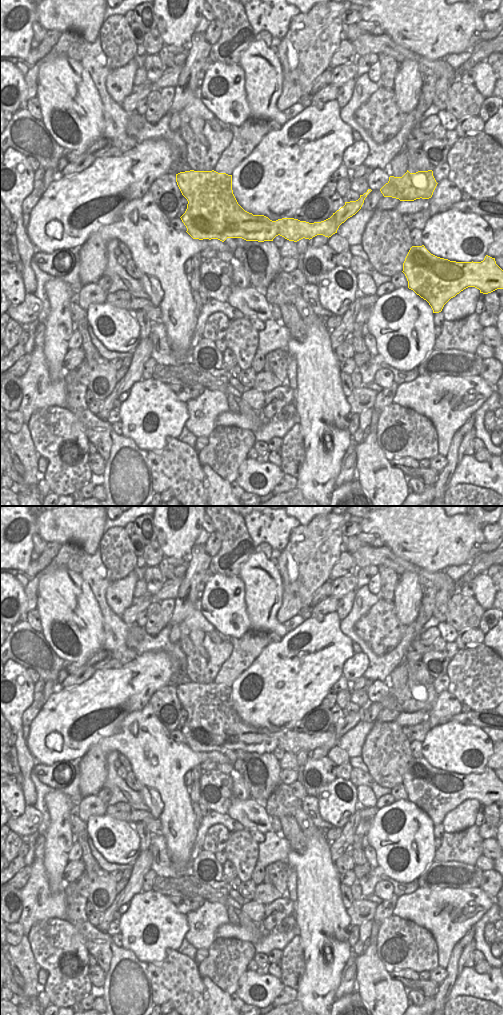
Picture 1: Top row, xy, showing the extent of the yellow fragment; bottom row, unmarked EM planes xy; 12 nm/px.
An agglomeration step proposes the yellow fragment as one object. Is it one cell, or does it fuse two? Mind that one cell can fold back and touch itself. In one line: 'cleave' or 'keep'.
keep

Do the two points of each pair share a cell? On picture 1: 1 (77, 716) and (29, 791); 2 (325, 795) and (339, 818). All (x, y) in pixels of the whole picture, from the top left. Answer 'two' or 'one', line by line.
1: two
2: one

